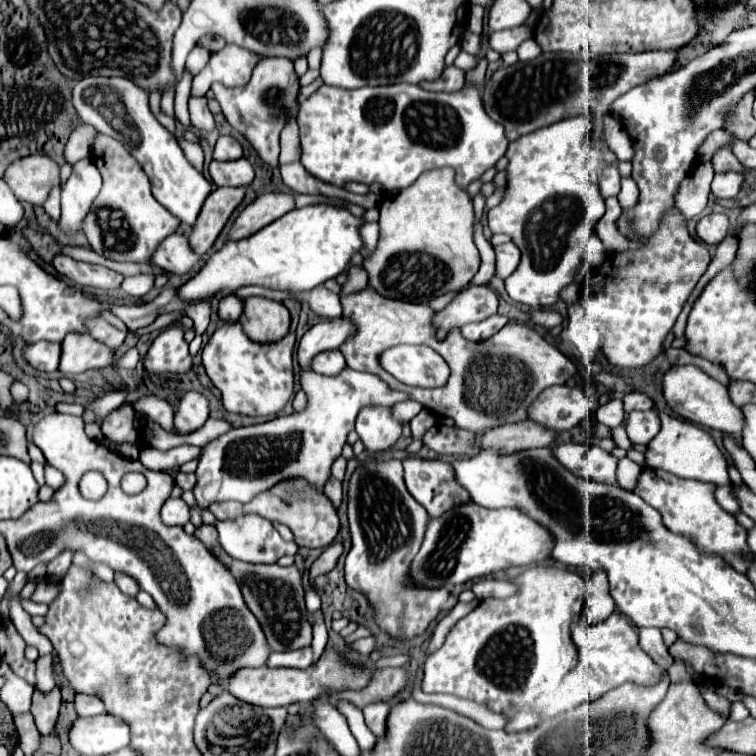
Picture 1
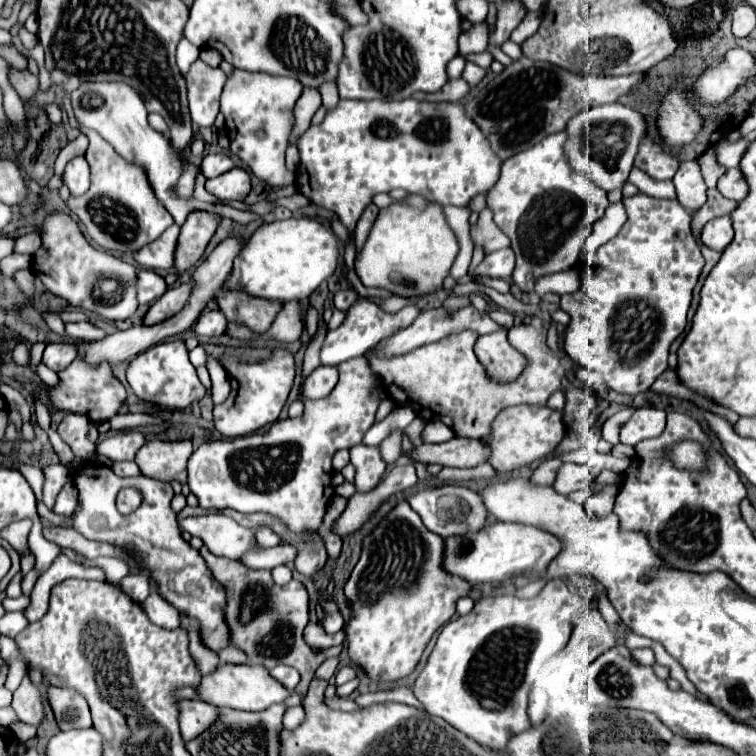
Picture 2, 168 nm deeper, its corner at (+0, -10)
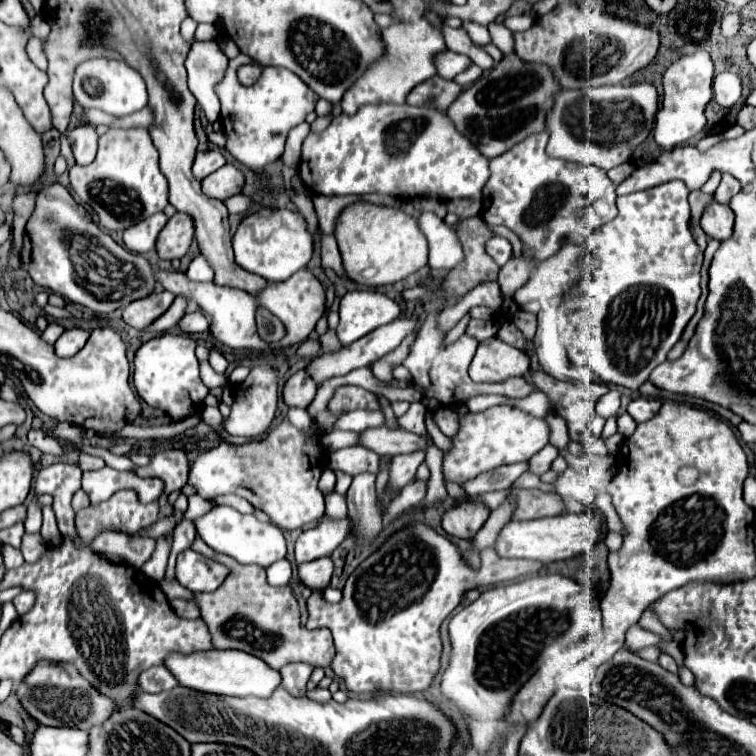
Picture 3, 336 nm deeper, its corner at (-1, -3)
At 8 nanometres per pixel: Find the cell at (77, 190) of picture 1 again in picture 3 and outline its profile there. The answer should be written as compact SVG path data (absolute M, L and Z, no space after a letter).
M83 123L83 125L75 127L71 133L67 133L67 137L73 147L73 155L75 155L77 165L89 165L95 159L97 141L99 141L95 125Z

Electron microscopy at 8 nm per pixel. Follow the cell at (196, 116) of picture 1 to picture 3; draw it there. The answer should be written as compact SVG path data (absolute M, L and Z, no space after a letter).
M215 39L195 41L185 61L189 91L195 95L209 123L217 121L219 117L219 99L215 95L215 85L221 81L227 61L229 59L223 55Z

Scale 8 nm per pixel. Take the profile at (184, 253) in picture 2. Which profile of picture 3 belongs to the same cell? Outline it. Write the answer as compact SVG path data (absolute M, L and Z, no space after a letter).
M175 213L165 229L161 229L161 237L157 237L157 255L161 259L173 261L181 259L193 241L193 221L185 213Z

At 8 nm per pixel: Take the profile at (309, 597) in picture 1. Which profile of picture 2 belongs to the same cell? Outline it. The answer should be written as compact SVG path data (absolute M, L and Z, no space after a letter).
M398 500L392 512L388 512L376 528L362 540L362 556L354 566L348 582L346 582L346 598L352 604L352 616L348 626L337 634L327 634L319 622L309 622L304 629L304 640L319 648L342 645L348 640L350 658L360 664L370 678L374 680L402 680L406 678L418 664L426 644L432 634L446 624L456 614L456 600L470 592L470 584L448 576L442 570L442 550L444 540L438 534L432 534L420 520L420 516L410 508L406 500Z

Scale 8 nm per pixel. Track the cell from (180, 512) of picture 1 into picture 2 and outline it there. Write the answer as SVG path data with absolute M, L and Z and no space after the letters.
M222 514L180 518L178 524L184 532L202 538L204 544L210 548L210 552L214 552L216 556L240 560L240 556L248 548L254 548L258 544L250 530L246 530L236 520Z

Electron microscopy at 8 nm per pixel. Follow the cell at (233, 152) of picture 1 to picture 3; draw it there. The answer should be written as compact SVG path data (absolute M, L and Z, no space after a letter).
M209 149L209 151L199 151L195 161L193 161L193 175L197 179L207 177L209 173L217 171L219 167L225 165L225 157L217 151L217 149Z

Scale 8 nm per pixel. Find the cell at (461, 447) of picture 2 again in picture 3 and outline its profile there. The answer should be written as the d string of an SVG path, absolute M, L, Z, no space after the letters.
M373 427L373 429L361 431L359 445L379 455L391 455L391 457L427 447L423 437L403 429L387 429L387 427Z

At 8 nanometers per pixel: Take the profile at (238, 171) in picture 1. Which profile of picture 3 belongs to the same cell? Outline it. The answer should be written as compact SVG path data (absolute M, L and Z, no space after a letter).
M223 165L221 169L217 169L215 173L207 175L201 181L201 191L205 191L207 197L219 201L237 195L241 187L243 187L243 173L233 165Z

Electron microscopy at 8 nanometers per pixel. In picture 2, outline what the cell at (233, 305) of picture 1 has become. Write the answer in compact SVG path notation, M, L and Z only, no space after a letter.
M218 308L202 312L196 322L196 334L206 336L206 338L222 336L226 332L226 328L228 328L228 320L226 320L224 312L220 312Z

